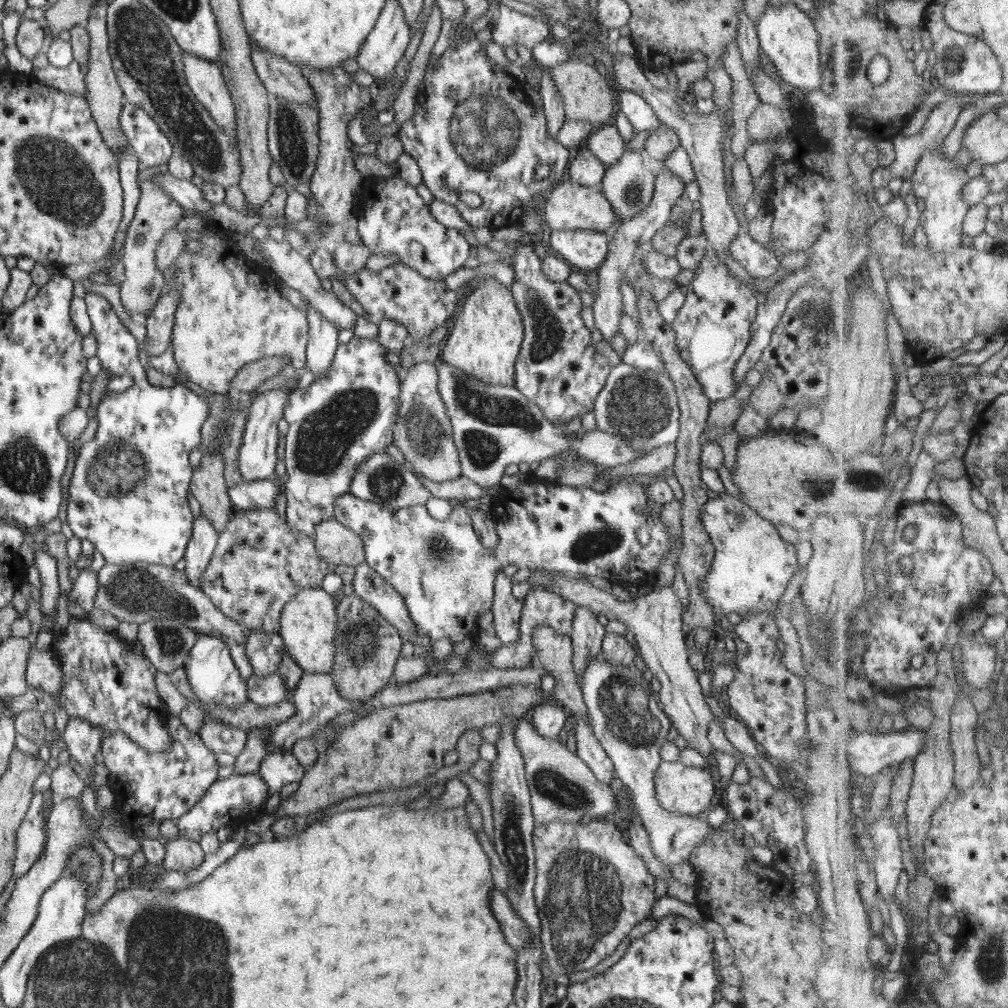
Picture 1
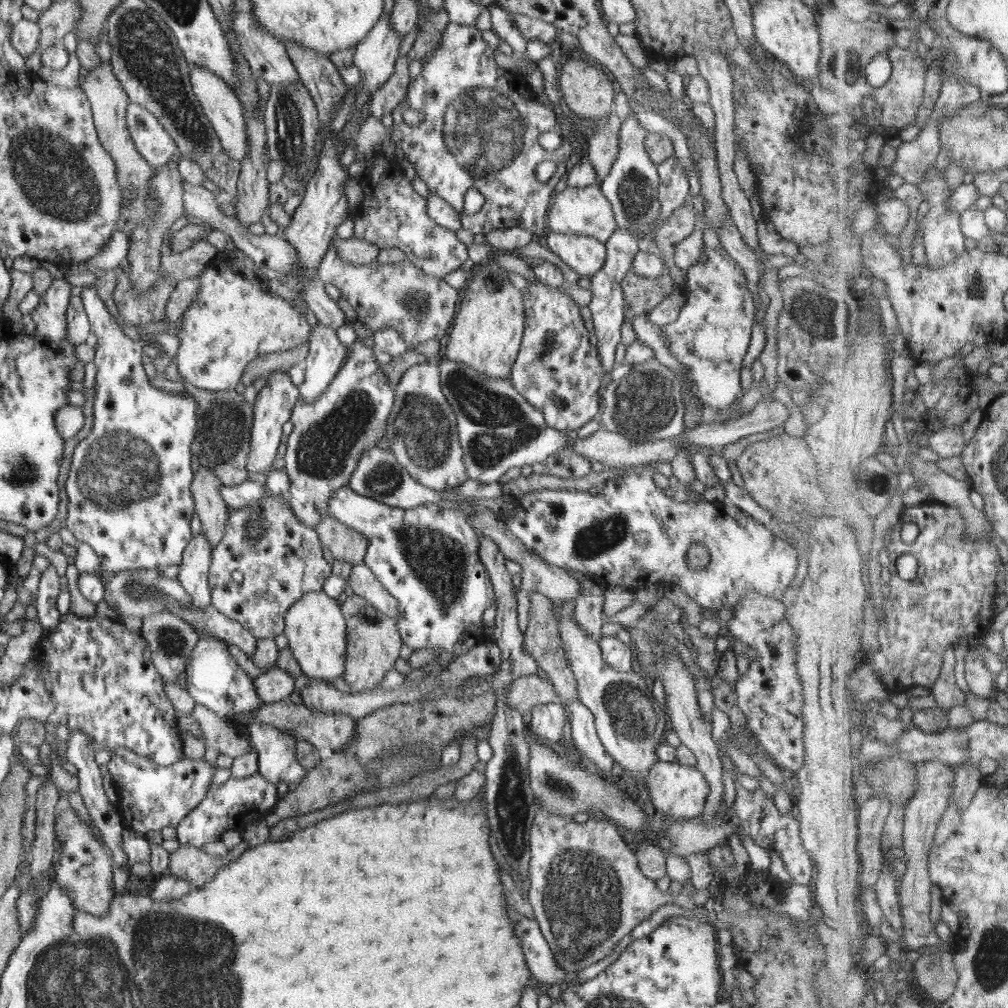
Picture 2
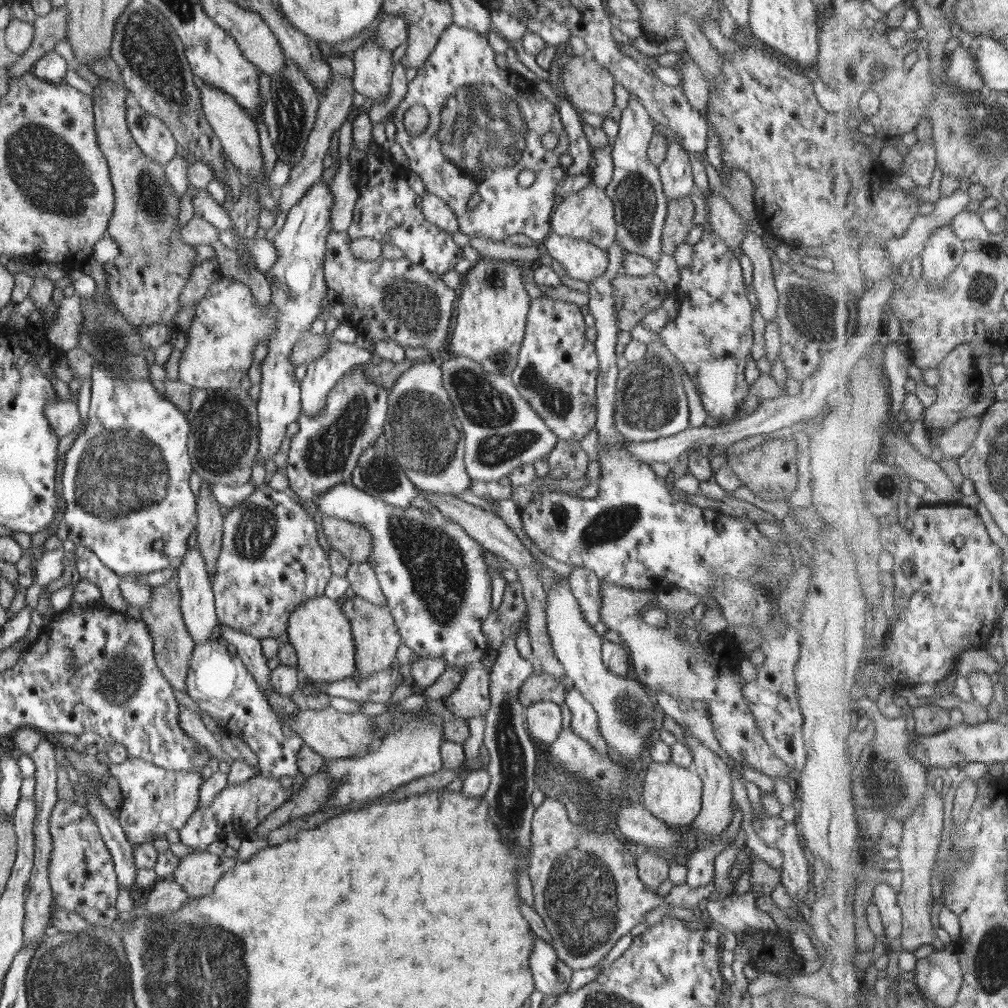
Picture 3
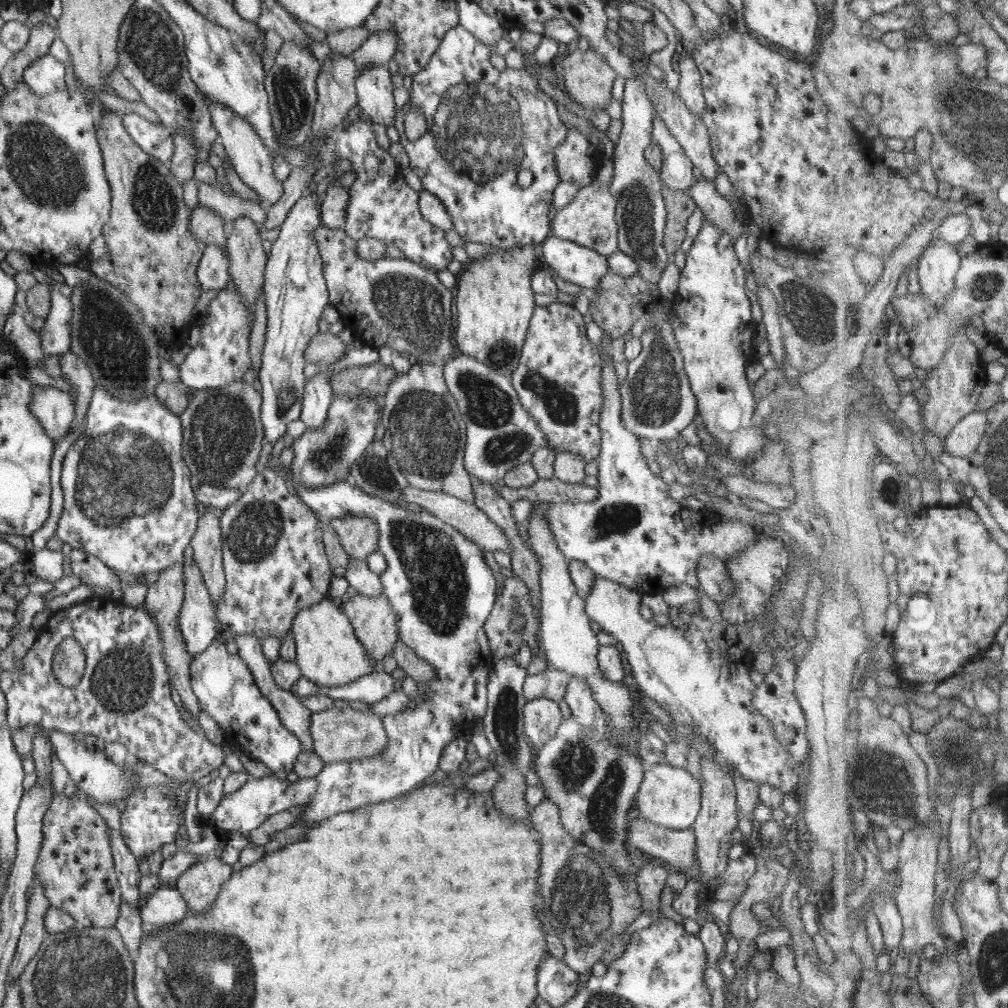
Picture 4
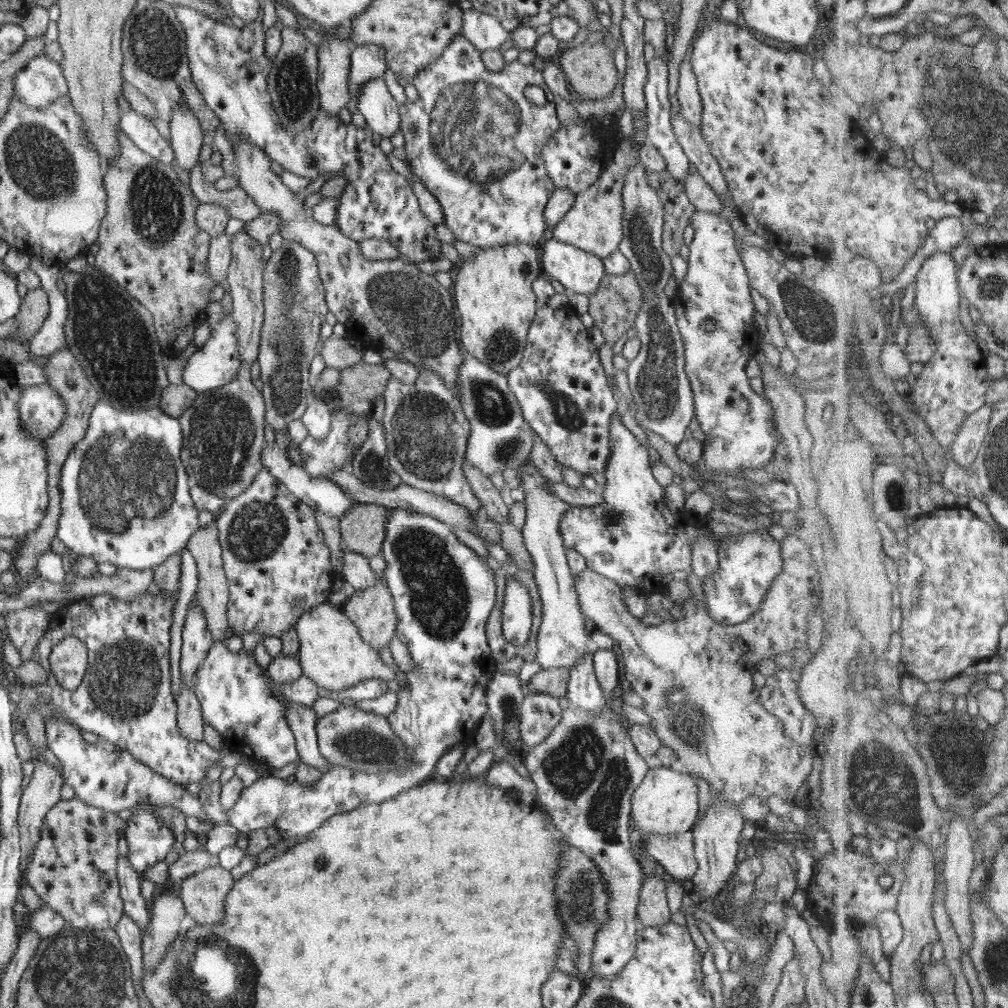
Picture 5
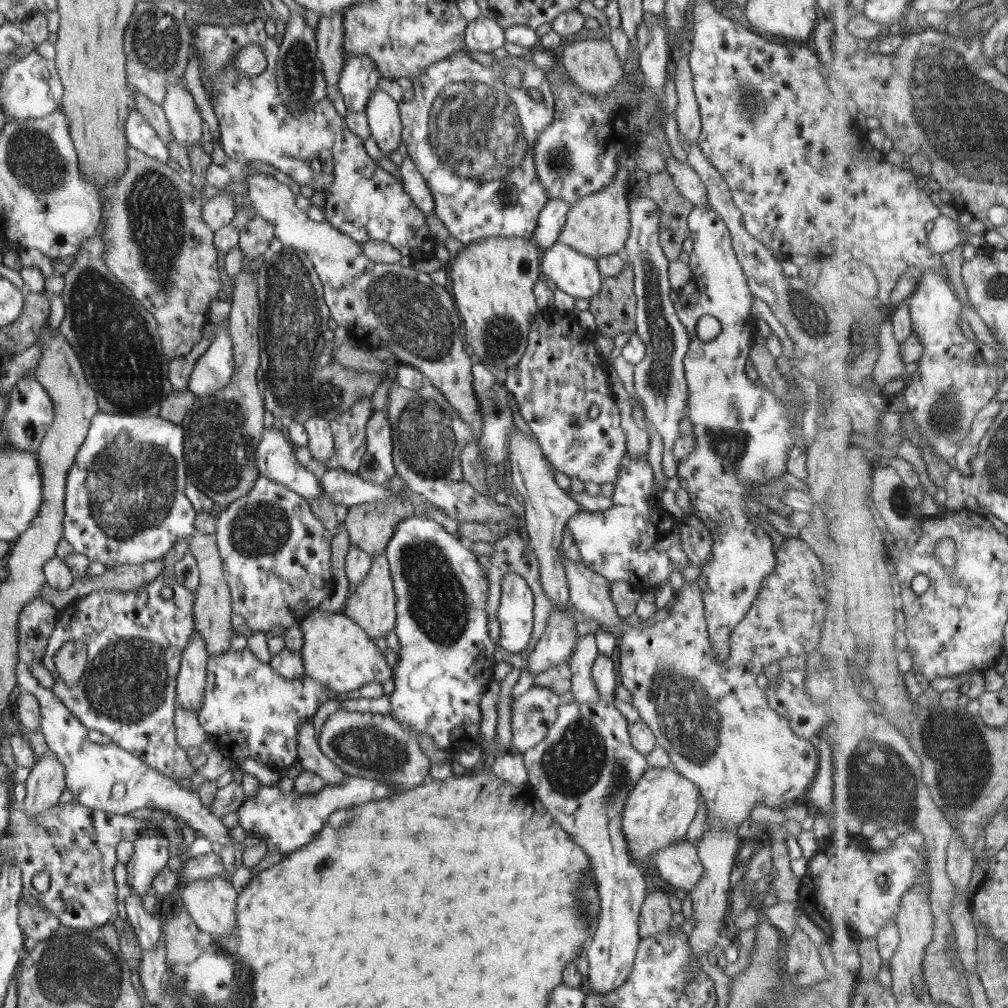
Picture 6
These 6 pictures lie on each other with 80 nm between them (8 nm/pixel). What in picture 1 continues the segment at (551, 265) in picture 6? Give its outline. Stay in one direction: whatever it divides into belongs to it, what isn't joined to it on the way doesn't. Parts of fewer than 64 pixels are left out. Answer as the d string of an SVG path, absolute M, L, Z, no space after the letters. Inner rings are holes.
M594 229L555 230L550 235L550 246L558 256L571 263L574 270L591 272L605 261L609 254L609 234Z

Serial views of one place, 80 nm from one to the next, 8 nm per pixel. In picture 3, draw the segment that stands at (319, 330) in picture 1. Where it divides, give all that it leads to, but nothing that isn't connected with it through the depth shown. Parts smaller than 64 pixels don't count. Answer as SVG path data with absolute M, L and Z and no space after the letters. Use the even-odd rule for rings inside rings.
M330 333L330 344L324 356L308 365L308 372L301 381L301 411L306 416L316 416L328 402L330 390L354 366L369 364L372 354L356 344L338 342Z

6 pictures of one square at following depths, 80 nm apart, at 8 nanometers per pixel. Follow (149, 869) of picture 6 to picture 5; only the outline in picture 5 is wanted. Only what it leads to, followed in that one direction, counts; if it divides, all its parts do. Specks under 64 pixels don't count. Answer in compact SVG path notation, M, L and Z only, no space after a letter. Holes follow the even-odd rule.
M152 803L134 805L126 824L127 859L139 874L140 882L144 880L143 871L162 862L174 845L174 834L156 818L156 808Z

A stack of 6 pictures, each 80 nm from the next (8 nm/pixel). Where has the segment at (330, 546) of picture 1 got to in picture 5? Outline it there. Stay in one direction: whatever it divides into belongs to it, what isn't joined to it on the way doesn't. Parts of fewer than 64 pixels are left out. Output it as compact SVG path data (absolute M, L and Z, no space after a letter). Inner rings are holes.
M357 503L339 519L341 542L348 551L372 557L382 550L390 507Z

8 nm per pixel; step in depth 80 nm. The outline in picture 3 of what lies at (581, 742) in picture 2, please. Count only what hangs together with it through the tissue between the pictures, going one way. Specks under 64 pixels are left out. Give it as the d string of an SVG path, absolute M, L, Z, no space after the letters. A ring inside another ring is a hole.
M572 685L565 694L565 703L569 706L571 729L583 738L594 750L602 756L608 756L606 741L602 738L598 726L598 715L594 707L581 695L581 692Z

